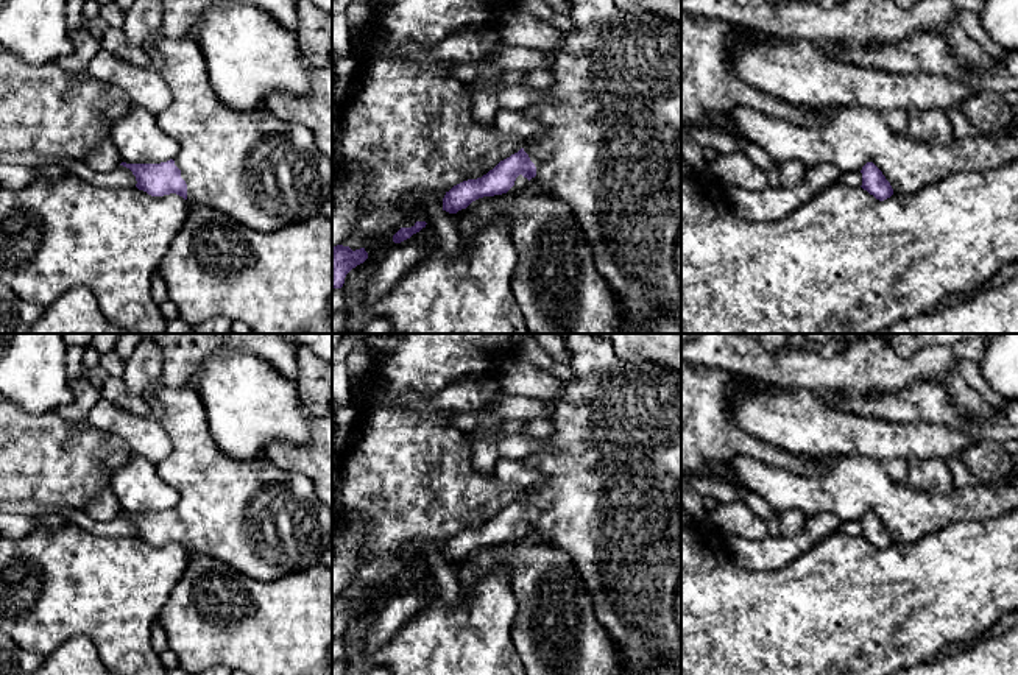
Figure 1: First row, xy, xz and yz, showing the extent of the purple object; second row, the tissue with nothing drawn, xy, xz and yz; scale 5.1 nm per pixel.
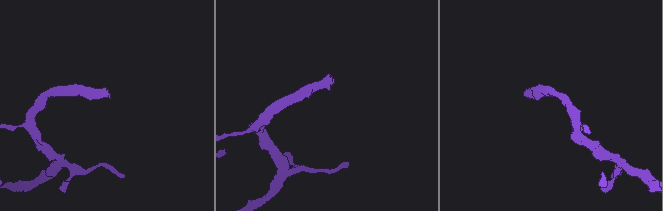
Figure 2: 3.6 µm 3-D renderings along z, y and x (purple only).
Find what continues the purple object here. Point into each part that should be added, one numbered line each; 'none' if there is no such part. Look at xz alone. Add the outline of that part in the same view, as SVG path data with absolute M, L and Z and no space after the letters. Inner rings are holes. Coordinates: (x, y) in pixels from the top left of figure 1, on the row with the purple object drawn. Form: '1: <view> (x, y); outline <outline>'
1: xz (611, 120); outline M567 0L569 19L574 30L563 33L560 47L550 53L553 84L538 103L524 106L524 114L535 118L543 131L524 140L524 151L536 167L536 176L528 186L539 186L566 203L578 221L594 263L620 302L628 334L647 334L659 315L677 315L681 293L675 271L675 243L681 226L681 165L678 164L677 143L681 137L681 25L658 12L628 12L616 6L614 0Z

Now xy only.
1: xy (267, 173); outline M190 33L161 34L159 39L156 41L156 50L161 53L164 59L164 69L161 72L161 76L168 84L173 97L171 104L165 111L157 114L156 120L159 128L178 142L179 151L173 161L175 161L175 165L181 170L181 178L187 184L186 201L189 207L207 206L207 207L217 209L235 218L239 223L251 228L253 231L265 232L265 234L279 231L284 226L288 226L292 223L296 223L320 214L321 206L332 198L332 167L323 161L321 153L316 148L313 133L302 123L281 120L267 108L260 108L256 111L235 111L223 104L212 89L212 84L207 76L207 62L201 53L200 45L196 44L195 37Z

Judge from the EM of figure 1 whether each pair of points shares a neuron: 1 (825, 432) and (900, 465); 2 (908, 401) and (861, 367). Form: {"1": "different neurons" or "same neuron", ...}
{"1": "different neurons", "2": "different neurons"}

